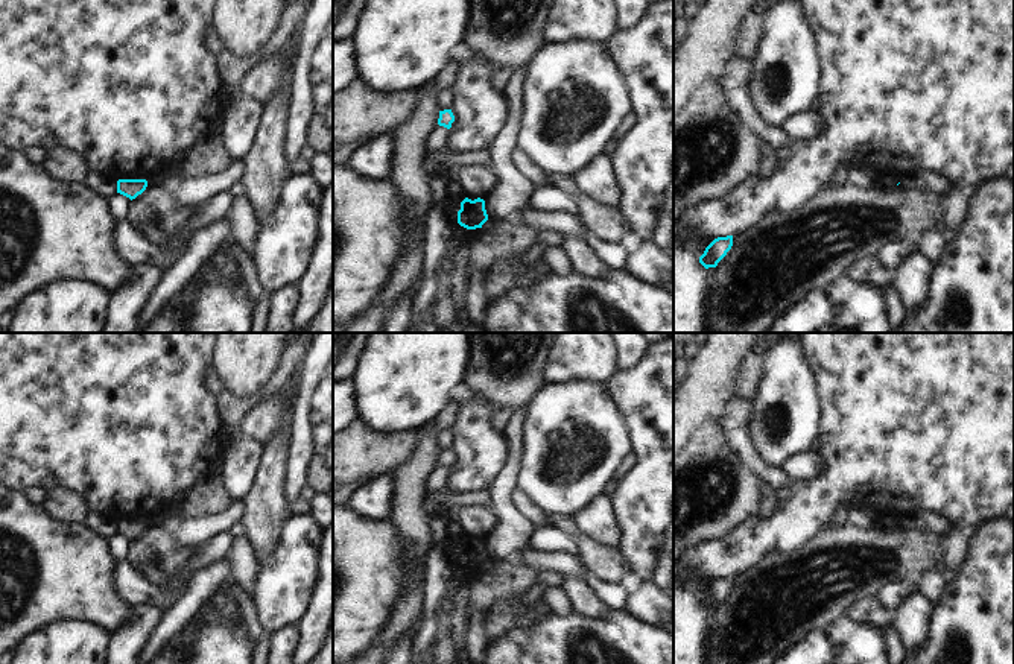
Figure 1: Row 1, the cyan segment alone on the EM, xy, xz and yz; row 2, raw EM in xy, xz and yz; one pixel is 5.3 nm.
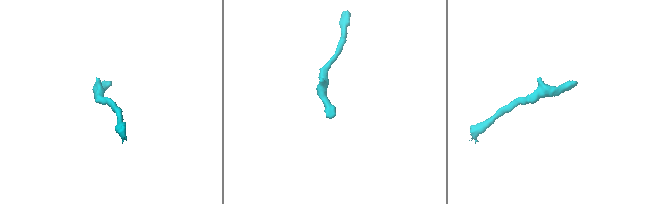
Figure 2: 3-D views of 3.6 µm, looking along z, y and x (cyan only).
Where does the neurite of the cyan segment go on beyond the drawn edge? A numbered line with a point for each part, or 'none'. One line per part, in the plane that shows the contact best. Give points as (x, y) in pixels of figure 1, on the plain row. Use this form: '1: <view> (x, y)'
none

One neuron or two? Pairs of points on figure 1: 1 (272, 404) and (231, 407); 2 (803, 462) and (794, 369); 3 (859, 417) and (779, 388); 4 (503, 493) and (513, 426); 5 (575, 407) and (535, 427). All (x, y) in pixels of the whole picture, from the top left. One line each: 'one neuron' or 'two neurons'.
1: two neurons
2: two neurons
3: two neurons
4: one neuron
5: one neuron

